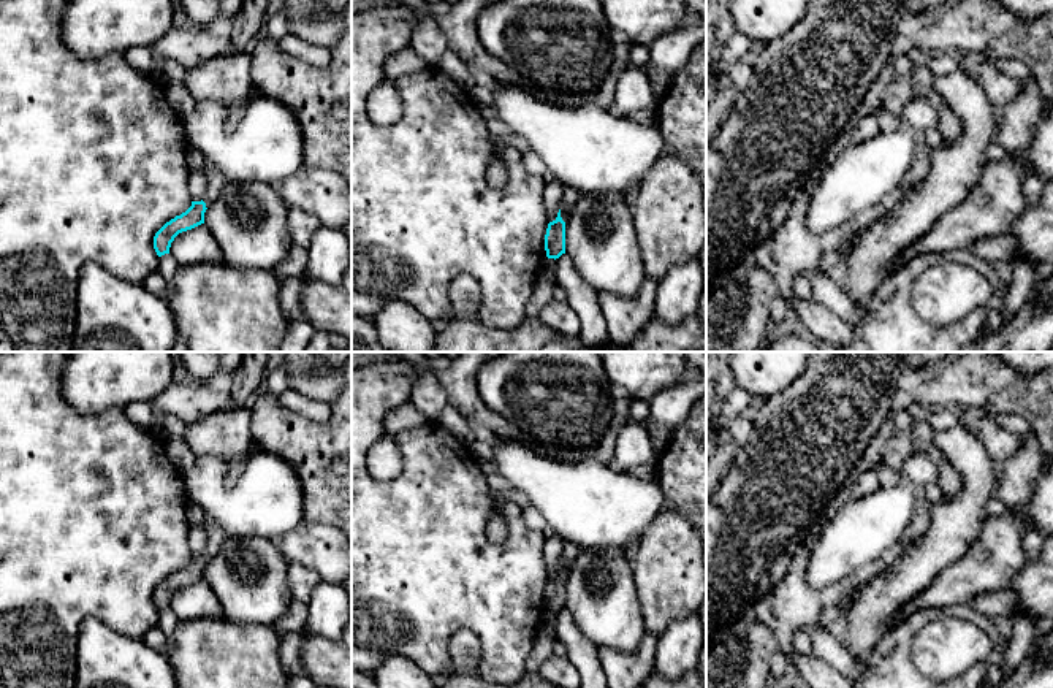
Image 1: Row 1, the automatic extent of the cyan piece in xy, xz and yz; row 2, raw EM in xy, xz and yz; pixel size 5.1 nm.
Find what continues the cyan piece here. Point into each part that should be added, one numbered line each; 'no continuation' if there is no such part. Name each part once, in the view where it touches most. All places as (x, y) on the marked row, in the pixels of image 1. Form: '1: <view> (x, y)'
1: xz (570, 197)

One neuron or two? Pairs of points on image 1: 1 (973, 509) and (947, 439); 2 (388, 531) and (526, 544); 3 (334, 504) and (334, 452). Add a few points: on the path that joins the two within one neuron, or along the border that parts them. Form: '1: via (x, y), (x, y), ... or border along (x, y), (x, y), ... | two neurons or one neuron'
1: via (973, 492), (973, 465), (965, 457) | one neuron
2: via (423, 557), (491, 557) | one neuron
3: via (334, 492), (334, 465) | one neuron

